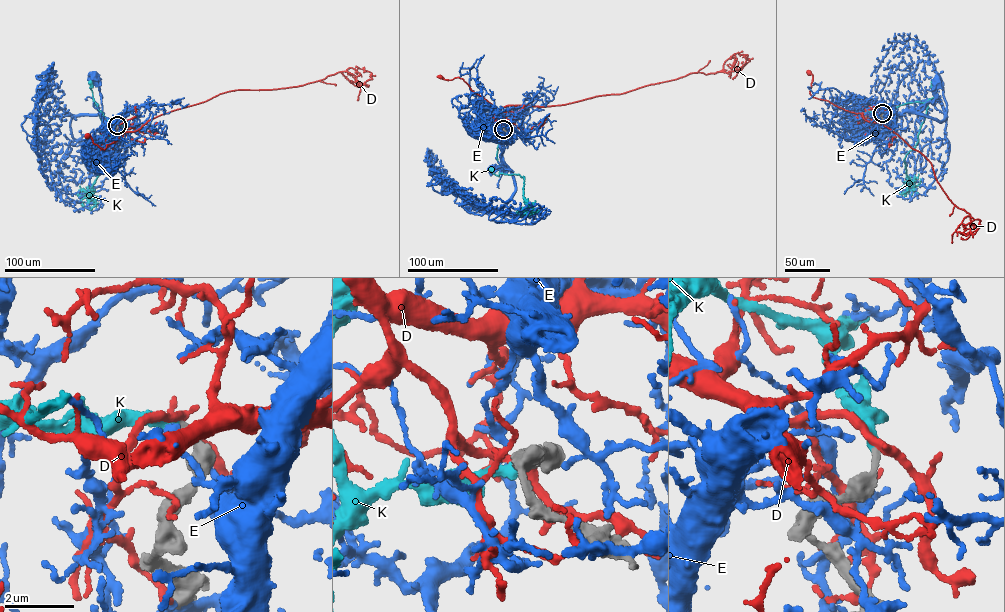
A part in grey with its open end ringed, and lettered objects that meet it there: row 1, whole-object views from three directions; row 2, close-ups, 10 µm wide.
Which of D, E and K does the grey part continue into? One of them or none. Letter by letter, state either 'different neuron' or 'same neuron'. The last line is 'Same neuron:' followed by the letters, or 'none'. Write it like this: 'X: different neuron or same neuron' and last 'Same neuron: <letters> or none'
D: different neuron
E: different neuron
K: same neuron
Same neuron: K

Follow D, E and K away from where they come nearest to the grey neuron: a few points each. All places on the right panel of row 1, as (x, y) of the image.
D: (882, 113), (855, 113), (813, 97), (809, 91), (813, 76), (809, 73)
E: (882, 115), (877, 118), (918, 112), (926, 102), (934, 100), (936, 81)
K: (882, 113), (881, 110), (930, 99), (935, 94), (932, 82)

